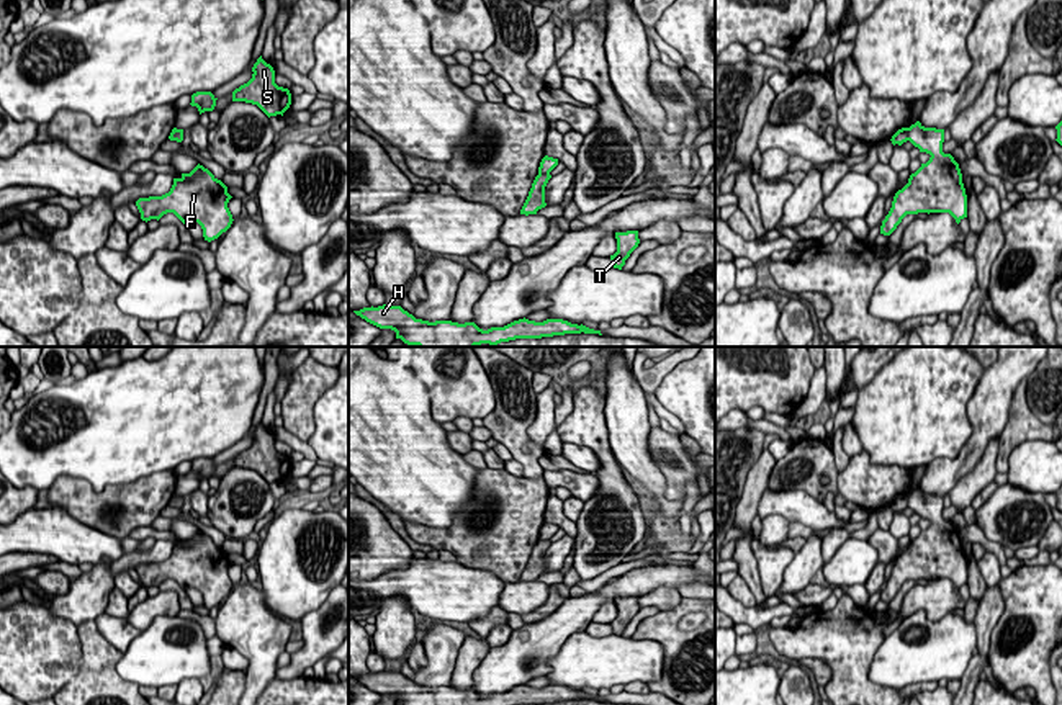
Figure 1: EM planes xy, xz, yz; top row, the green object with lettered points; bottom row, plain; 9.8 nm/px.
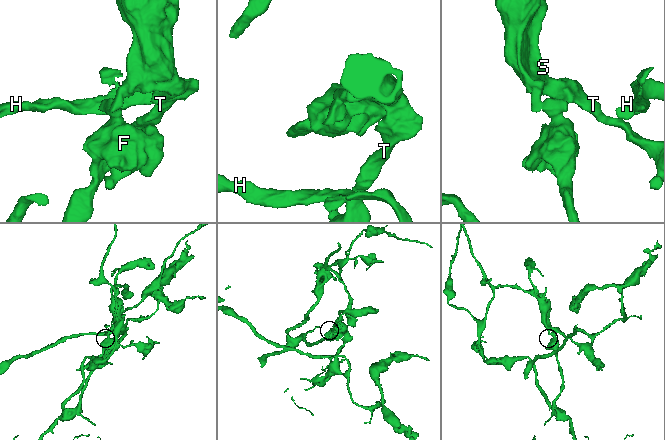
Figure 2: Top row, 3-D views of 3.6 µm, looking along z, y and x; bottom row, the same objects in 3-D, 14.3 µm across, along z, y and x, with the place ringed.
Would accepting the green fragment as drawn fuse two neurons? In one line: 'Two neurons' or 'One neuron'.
Two neurons

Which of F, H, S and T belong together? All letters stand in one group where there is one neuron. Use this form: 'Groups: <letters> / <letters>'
Groups: F / H S T

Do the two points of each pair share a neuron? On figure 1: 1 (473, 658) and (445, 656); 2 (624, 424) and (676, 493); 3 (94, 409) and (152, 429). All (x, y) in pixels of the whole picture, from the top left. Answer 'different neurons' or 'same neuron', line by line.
1: different neurons
2: different neurons
3: same neuron

